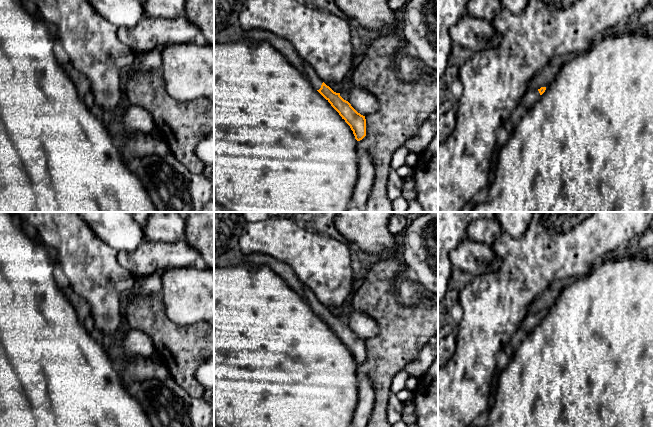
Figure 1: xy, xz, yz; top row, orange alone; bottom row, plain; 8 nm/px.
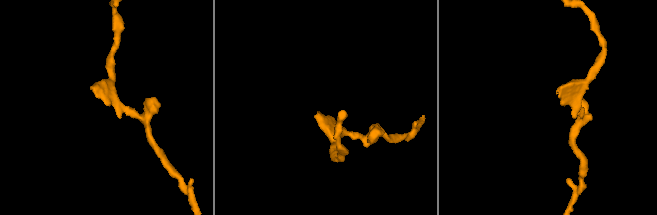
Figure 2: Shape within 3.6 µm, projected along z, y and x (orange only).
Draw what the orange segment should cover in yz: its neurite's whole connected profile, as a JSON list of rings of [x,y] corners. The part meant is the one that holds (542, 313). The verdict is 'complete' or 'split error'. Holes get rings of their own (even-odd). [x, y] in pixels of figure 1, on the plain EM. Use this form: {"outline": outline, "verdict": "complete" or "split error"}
{"outline": [[[541,311],[538,314],[528,314],[522,321],[519,329],[513,334],[508,342],[514,350],[516,350],[521,342],[529,336],[529,334],[538,326],[540,320],[545,316],[546,311]]], "verdict": "split error"}

